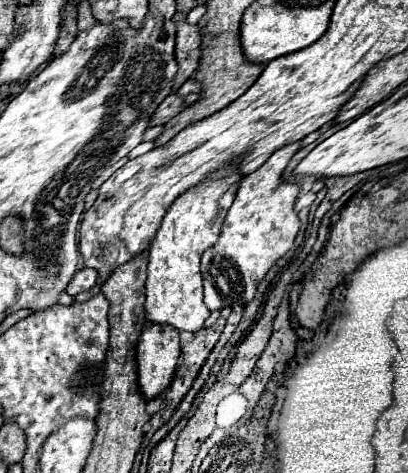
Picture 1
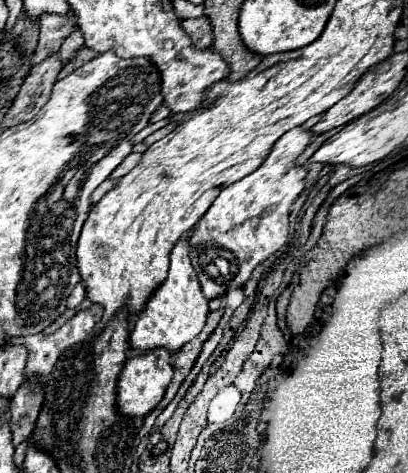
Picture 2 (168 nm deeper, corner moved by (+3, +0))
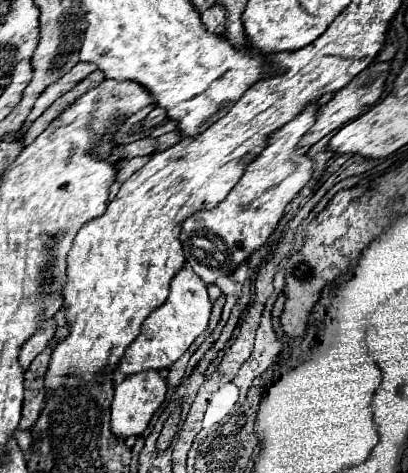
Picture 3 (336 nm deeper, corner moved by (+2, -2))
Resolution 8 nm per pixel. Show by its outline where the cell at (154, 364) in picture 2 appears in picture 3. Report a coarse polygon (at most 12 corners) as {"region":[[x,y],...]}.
{"region":[[137,373],[115,387],[111,431],[141,435],[161,407],[167,383]]}

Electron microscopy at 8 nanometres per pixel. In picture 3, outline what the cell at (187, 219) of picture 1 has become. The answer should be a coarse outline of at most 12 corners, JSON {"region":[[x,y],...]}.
{"region":[[189,267],[145,319],[119,369],[169,369],[207,329],[211,301]]}

